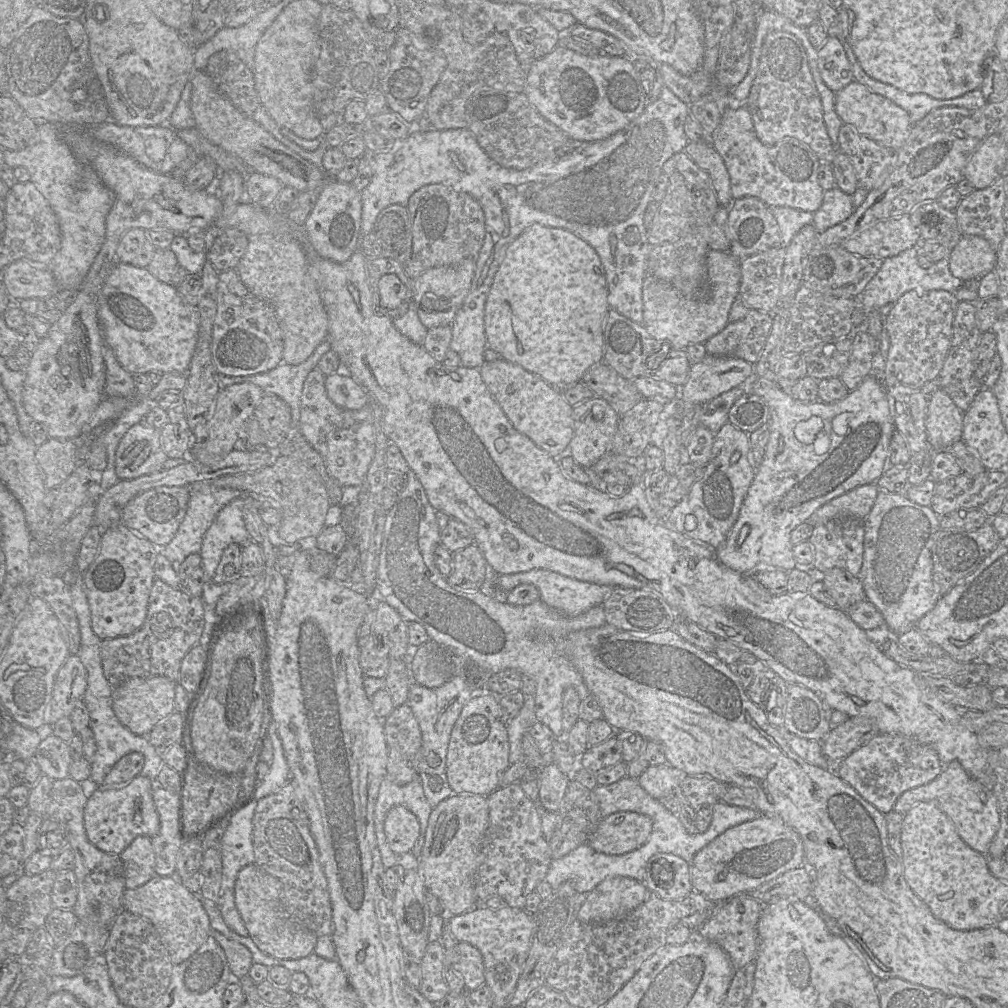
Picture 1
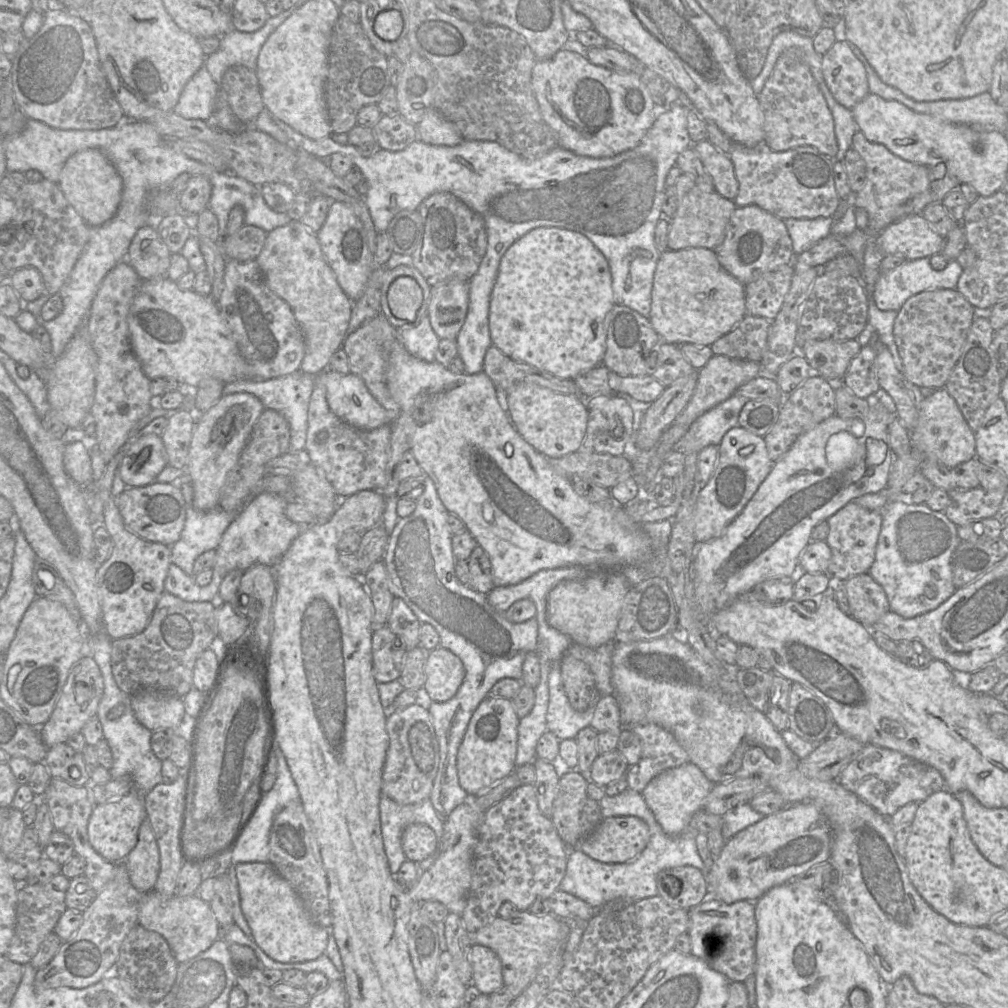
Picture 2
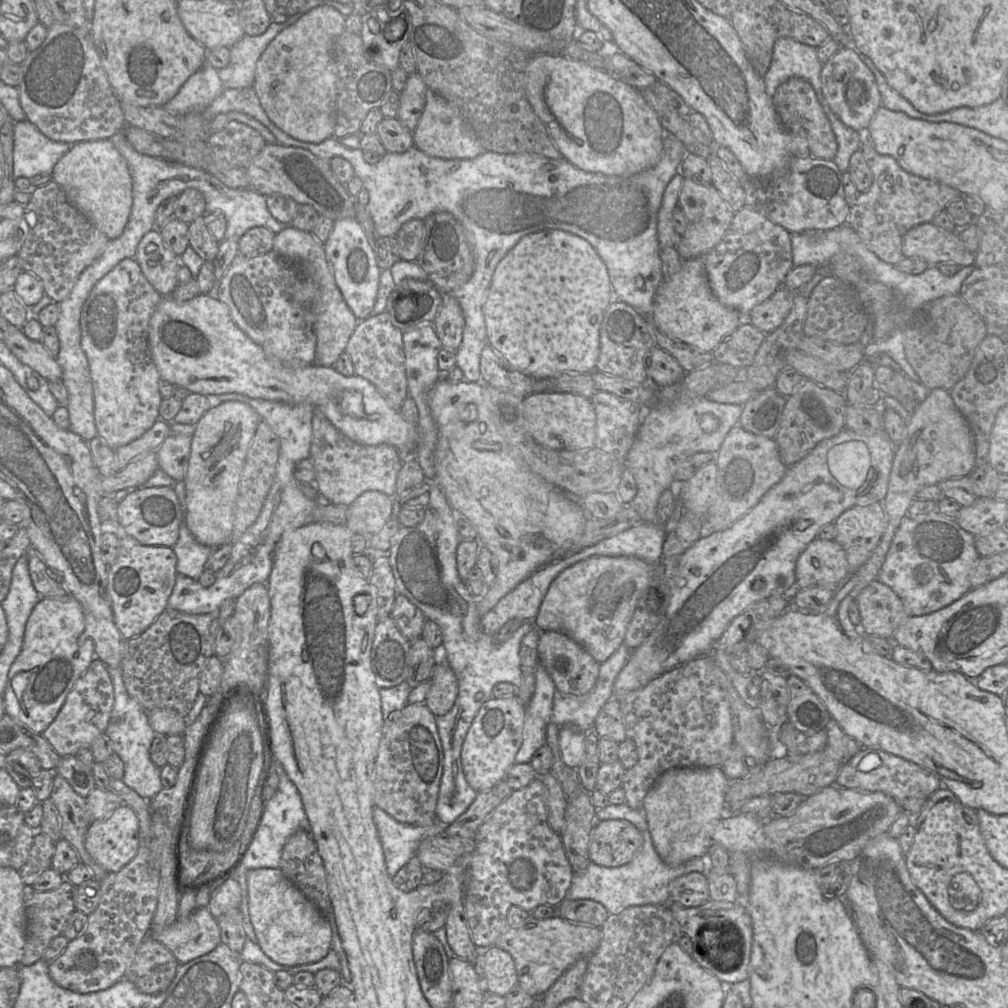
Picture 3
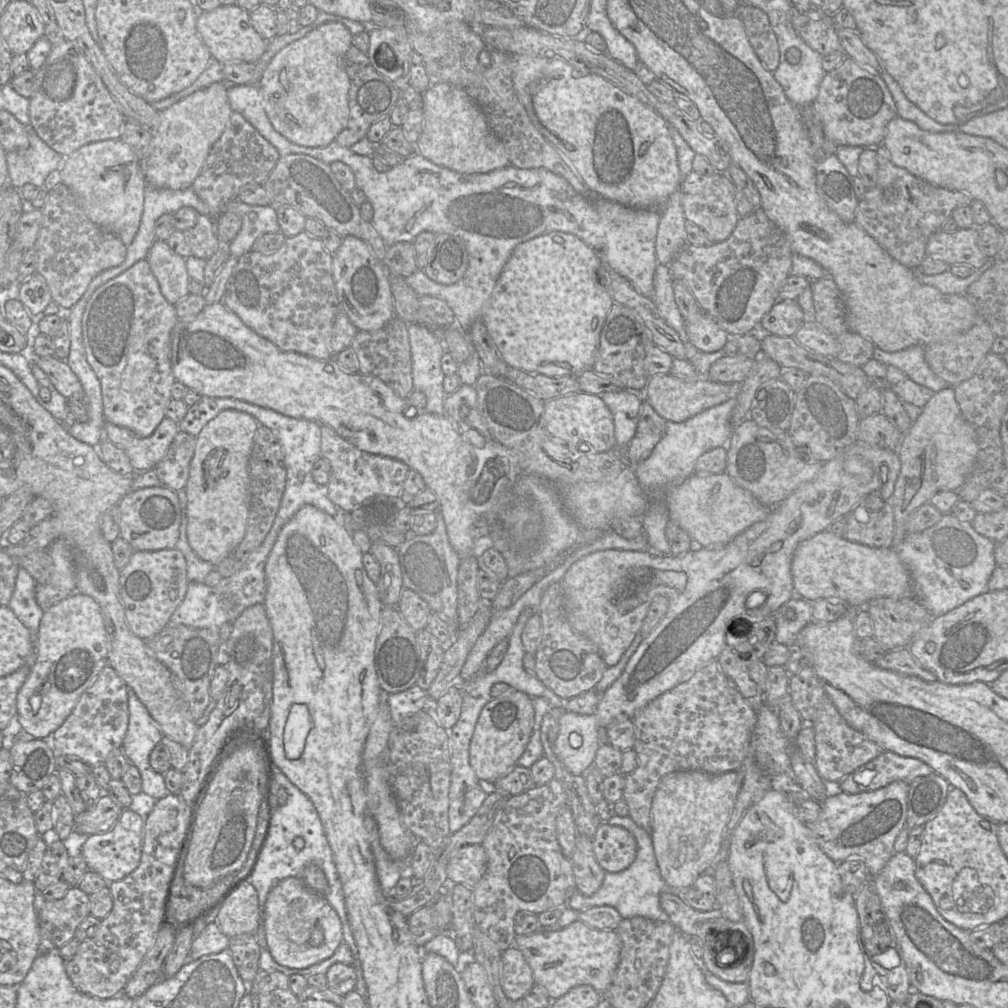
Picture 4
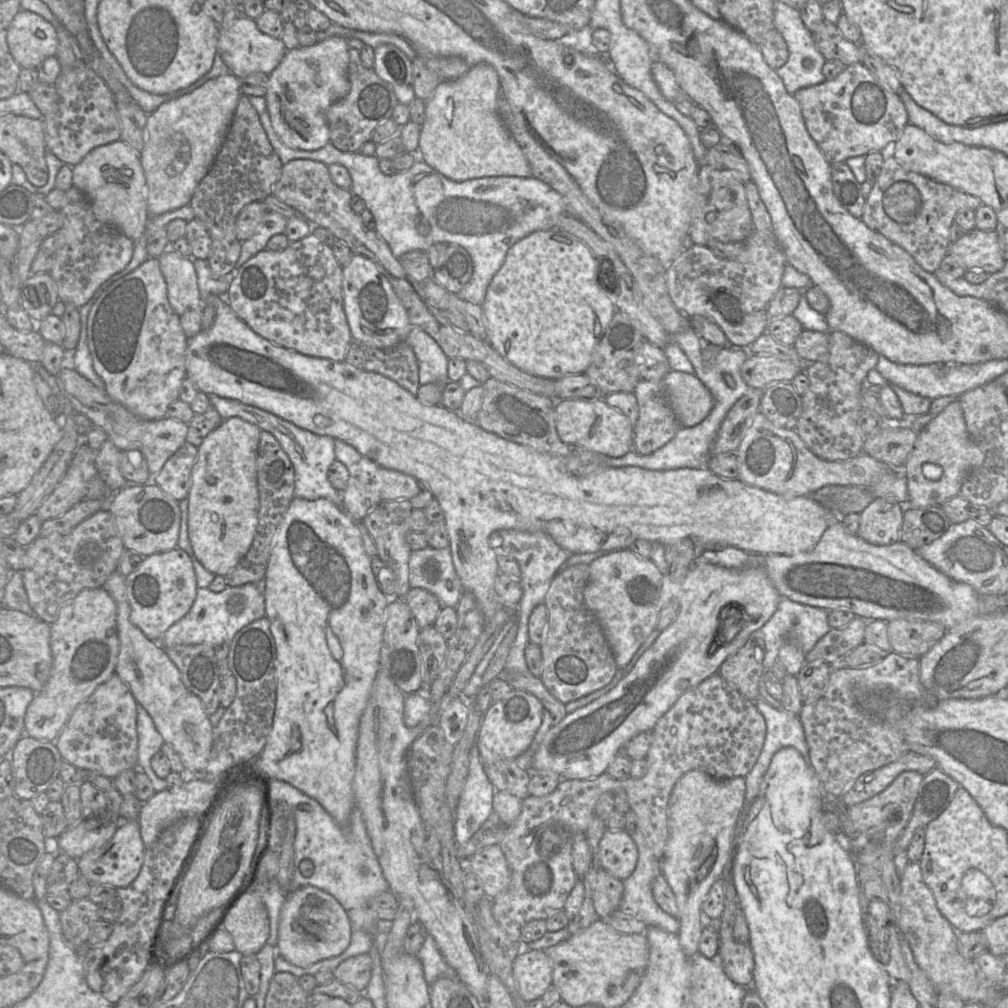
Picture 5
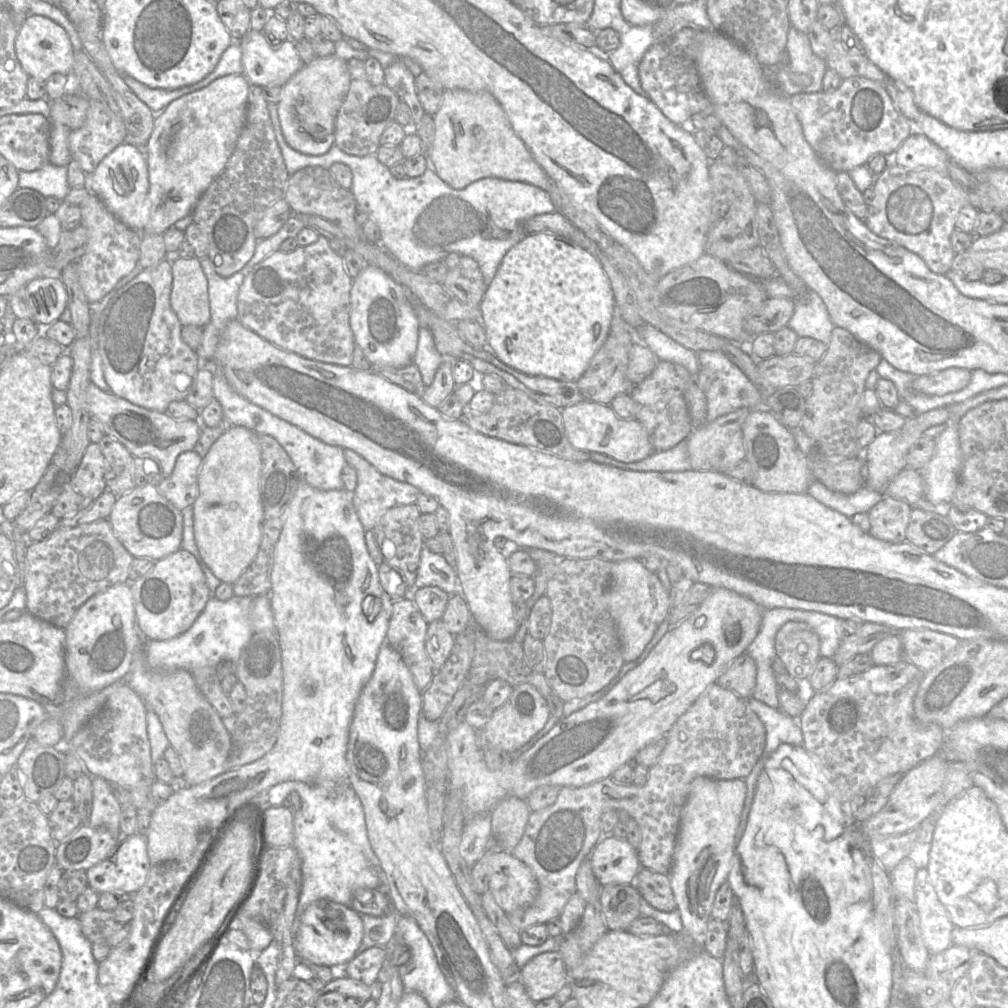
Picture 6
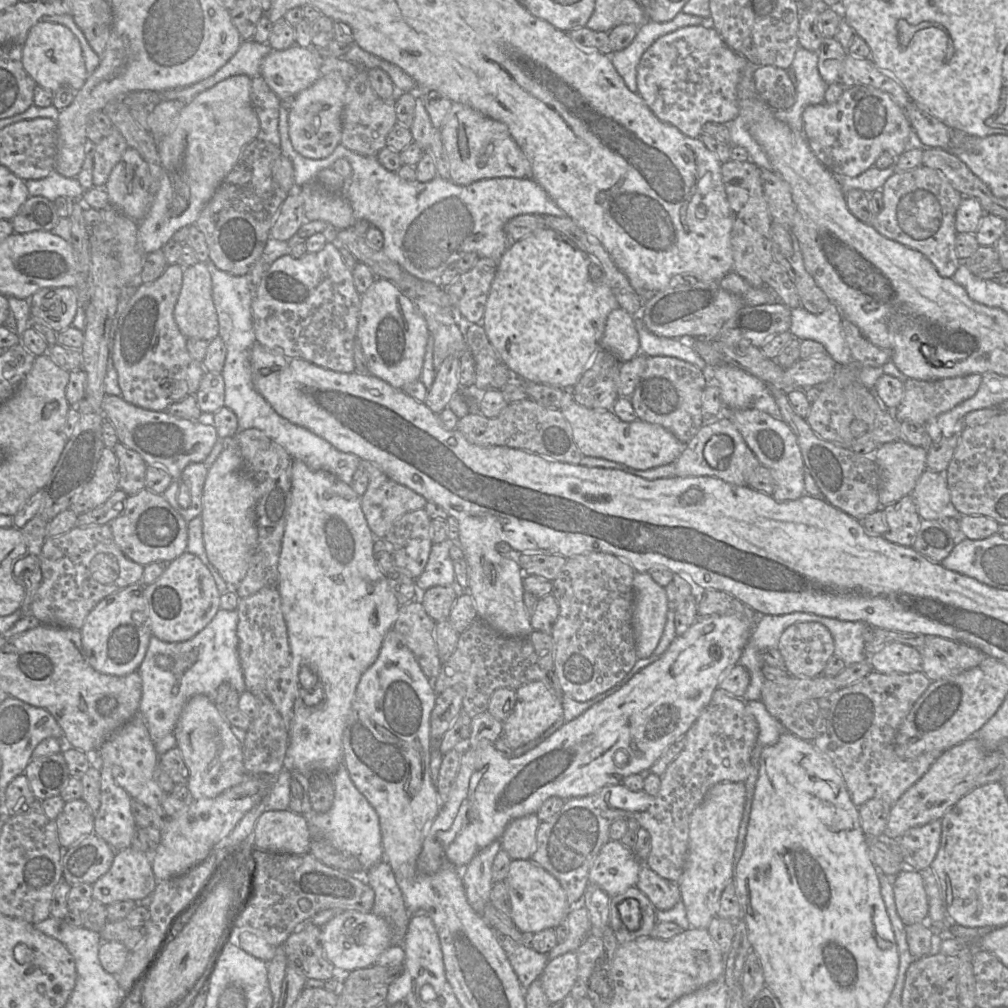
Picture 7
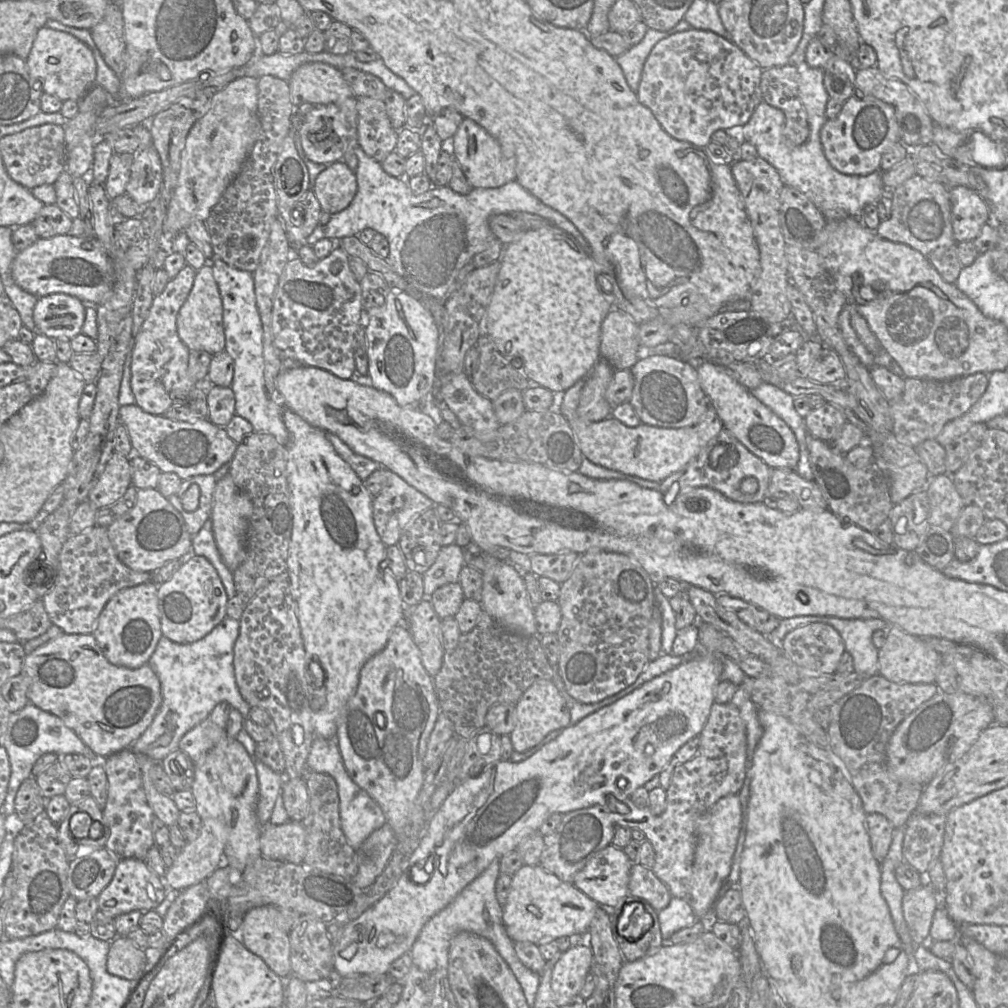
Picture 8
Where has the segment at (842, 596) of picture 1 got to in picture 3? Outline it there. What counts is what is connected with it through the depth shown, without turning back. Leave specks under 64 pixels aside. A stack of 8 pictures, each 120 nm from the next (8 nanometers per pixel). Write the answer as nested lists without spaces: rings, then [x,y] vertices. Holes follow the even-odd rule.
[[[874,580],[857,596],[864,635],[891,639],[895,630],[910,617],[901,598],[886,584]]]

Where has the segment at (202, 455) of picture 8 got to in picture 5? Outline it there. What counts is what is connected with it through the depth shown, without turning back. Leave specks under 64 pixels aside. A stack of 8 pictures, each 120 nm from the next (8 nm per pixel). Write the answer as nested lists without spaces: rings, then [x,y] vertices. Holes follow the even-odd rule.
[[[62,368],[55,376],[61,392],[75,412],[86,415],[94,425],[100,427],[121,451],[140,451],[151,475],[157,475],[166,461],[186,442],[188,424],[170,417],[145,420],[132,414],[114,401],[107,392],[97,388],[76,370]]]

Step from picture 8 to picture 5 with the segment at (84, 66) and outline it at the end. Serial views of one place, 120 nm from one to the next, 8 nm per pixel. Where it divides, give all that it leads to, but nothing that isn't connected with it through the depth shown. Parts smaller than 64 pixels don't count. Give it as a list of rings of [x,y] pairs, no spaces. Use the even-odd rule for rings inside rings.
[[[21,9],[11,21],[6,39],[21,68],[38,69],[47,57],[56,56],[56,27],[34,12]]]

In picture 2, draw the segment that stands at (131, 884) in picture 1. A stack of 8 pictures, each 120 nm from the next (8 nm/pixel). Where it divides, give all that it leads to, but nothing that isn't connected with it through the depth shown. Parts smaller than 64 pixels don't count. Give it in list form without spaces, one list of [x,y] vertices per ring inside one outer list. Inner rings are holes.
[[[143,820],[135,847],[123,860],[131,884],[140,892],[153,890],[159,872],[159,851],[149,821]]]

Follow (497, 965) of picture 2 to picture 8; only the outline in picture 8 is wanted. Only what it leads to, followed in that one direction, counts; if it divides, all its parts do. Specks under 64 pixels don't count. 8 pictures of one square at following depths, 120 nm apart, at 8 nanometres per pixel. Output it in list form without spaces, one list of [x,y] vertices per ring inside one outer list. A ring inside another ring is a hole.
[[[588,946],[571,947],[561,955],[551,976],[551,989],[559,1007],[579,995],[593,962],[593,952]]]

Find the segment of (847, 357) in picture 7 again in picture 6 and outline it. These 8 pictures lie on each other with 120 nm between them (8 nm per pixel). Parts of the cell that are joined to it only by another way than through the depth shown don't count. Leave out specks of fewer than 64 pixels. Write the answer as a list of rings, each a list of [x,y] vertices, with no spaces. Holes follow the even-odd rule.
[[[809,292],[807,298],[801,295],[794,301],[794,312],[787,326],[799,337],[814,338],[828,346],[835,326],[822,298],[815,292]]]

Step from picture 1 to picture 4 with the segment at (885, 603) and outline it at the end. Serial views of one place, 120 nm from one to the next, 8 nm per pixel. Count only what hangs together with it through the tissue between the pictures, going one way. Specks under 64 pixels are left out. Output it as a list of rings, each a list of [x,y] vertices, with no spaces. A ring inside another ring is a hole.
[[[944,514],[931,528],[907,534],[897,552],[910,574],[913,597],[933,616],[941,616],[988,590],[988,581],[997,564],[994,557],[996,543],[979,534],[971,523],[960,521],[952,514]]]

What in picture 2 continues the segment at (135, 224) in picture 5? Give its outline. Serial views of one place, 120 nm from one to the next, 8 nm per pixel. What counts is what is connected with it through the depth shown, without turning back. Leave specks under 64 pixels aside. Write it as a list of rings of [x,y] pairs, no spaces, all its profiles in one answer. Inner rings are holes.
[[[97,148],[84,149],[70,156],[57,184],[67,201],[90,227],[100,226],[112,219],[122,198],[122,178],[114,164]]]

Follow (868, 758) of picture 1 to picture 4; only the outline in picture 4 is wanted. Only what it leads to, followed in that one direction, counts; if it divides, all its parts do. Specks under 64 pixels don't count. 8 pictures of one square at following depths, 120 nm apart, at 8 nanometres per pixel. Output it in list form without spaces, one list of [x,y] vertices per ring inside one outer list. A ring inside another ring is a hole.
[[[884,751],[844,777],[837,783],[837,788],[849,794],[857,794],[877,790],[898,780],[911,784],[916,778],[933,772],[929,765],[917,758]]]

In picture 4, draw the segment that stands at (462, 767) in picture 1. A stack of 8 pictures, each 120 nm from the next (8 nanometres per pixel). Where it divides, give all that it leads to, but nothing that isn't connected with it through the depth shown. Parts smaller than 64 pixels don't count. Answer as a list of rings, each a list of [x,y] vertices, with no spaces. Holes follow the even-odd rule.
[[[512,690],[492,699],[480,712],[469,746],[469,762],[480,782],[492,786],[517,765],[530,739],[534,708],[530,696]]]

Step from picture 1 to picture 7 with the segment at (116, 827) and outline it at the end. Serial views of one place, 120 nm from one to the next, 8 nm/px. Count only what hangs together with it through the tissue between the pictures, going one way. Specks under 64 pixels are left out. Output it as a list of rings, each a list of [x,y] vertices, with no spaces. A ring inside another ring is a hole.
[[[133,847],[115,851],[109,870],[92,884],[92,897],[103,905],[148,898],[156,887],[151,859]]]

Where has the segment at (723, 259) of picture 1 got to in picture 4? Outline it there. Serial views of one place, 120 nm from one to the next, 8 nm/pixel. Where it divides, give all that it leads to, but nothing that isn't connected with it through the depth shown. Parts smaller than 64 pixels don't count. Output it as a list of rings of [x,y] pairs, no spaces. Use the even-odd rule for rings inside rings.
[[[706,313],[696,321],[686,321],[686,332],[690,343],[706,353],[722,350],[729,338],[728,333]]]

